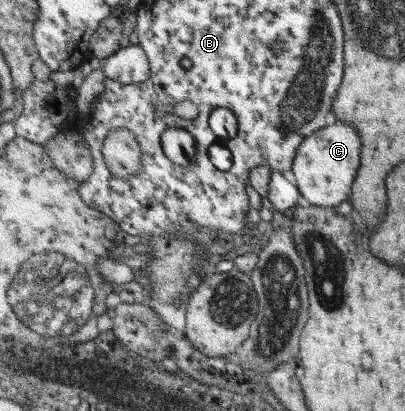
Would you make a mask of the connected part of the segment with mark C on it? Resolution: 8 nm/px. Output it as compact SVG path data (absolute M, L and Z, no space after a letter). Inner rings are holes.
M331 117L326 128L308 136L292 165L294 182L304 198L304 203L319 207L340 207L347 202L352 196L352 188L359 174L360 155L360 132L348 122L340 122Z

